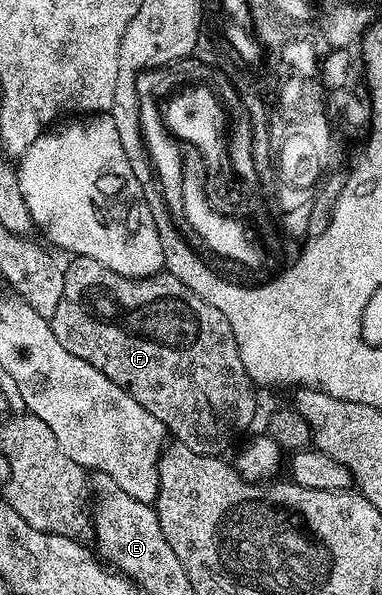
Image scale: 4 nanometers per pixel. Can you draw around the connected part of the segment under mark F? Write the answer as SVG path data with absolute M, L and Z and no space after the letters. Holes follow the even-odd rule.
M73 256L69 261L72 262L63 266L65 283L62 284L62 297L51 318L58 343L62 343L70 355L78 355L78 359L84 359L98 369L134 398L142 409L162 421L179 444L207 457L227 454L236 436L246 432L256 417L258 389L242 363L242 355L226 315L222 315L218 307L210 307L210 303L203 301L202 311L198 309L198 313L206 321L196 317L196 331L194 335L188 335L186 307L180 307L184 301L174 301L172 293L174 285L178 284L174 275L161 271L152 277L127 277L110 271L110 267L102 267L98 259ZM200 325L206 325L206 333L202 333Z

